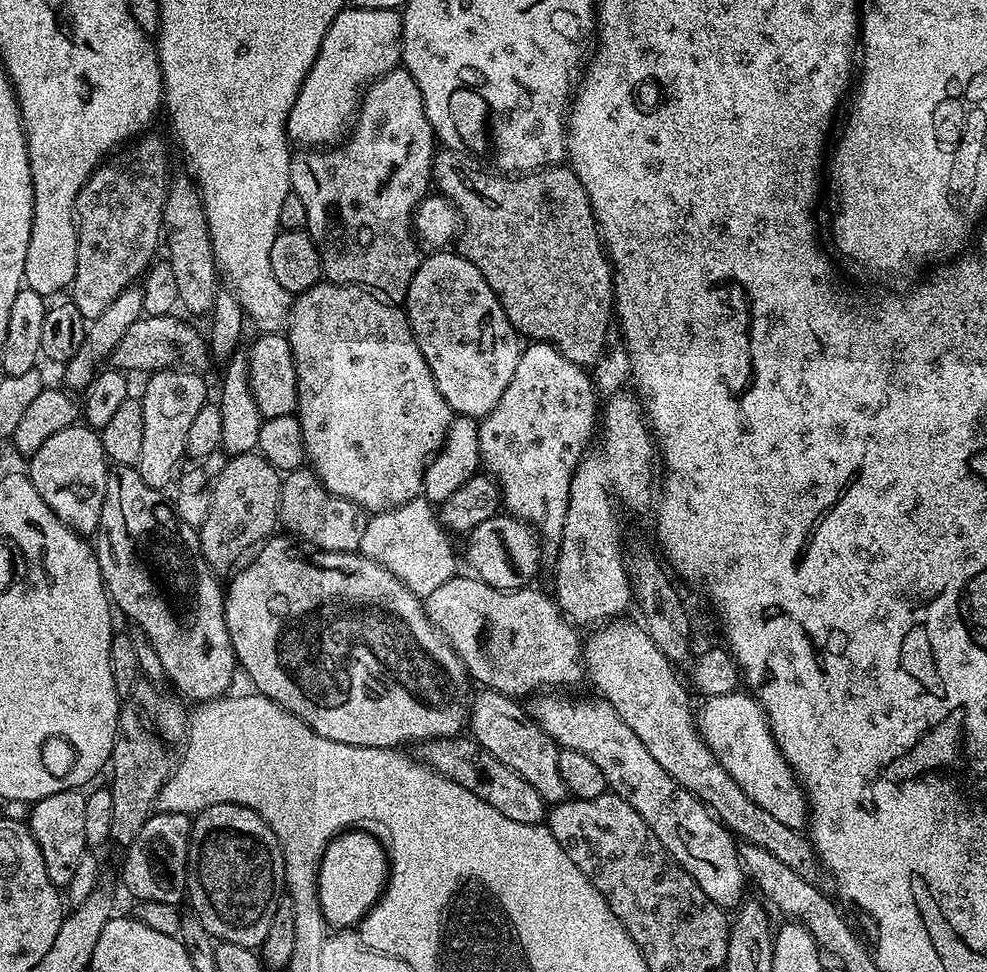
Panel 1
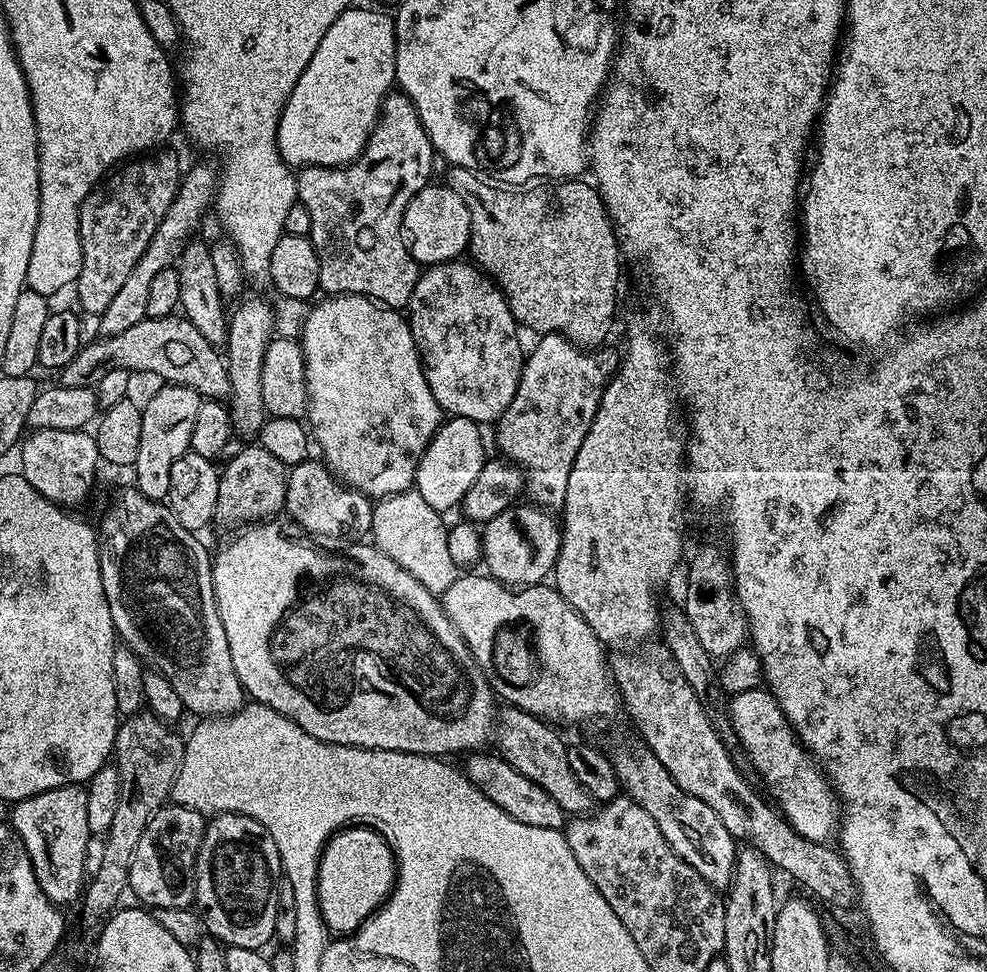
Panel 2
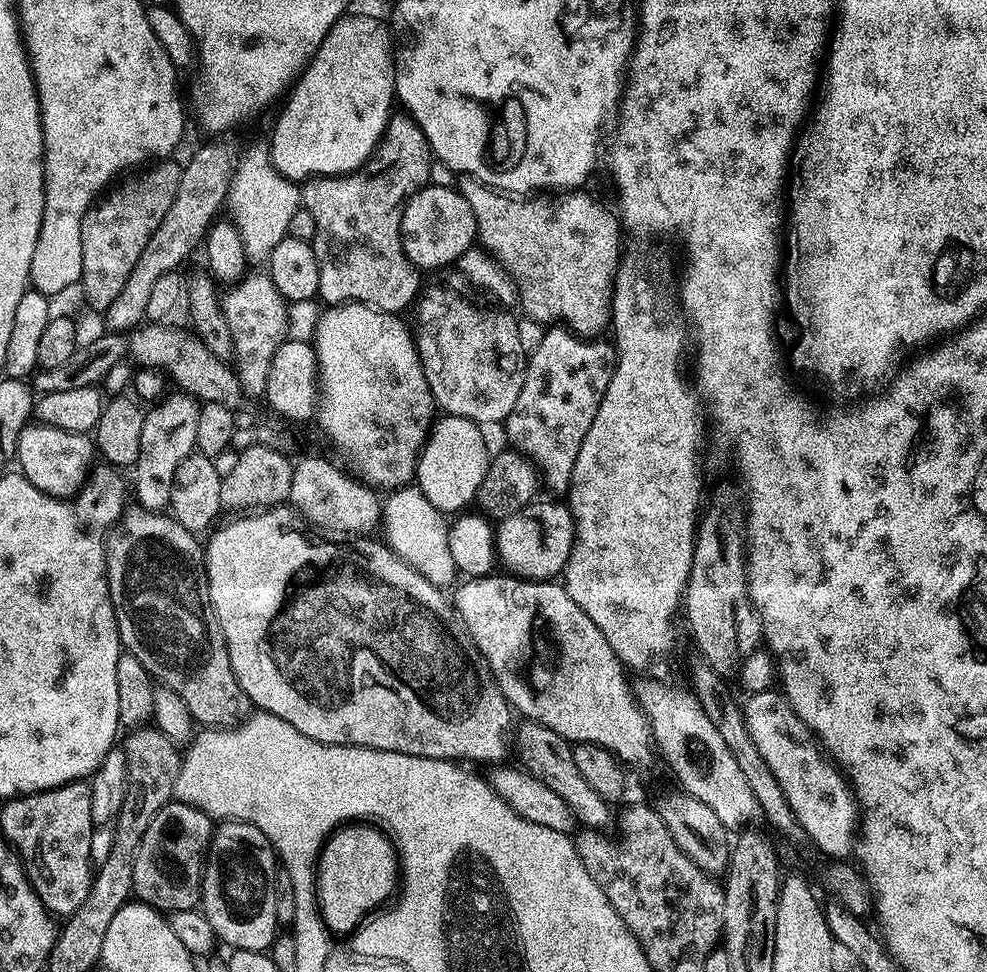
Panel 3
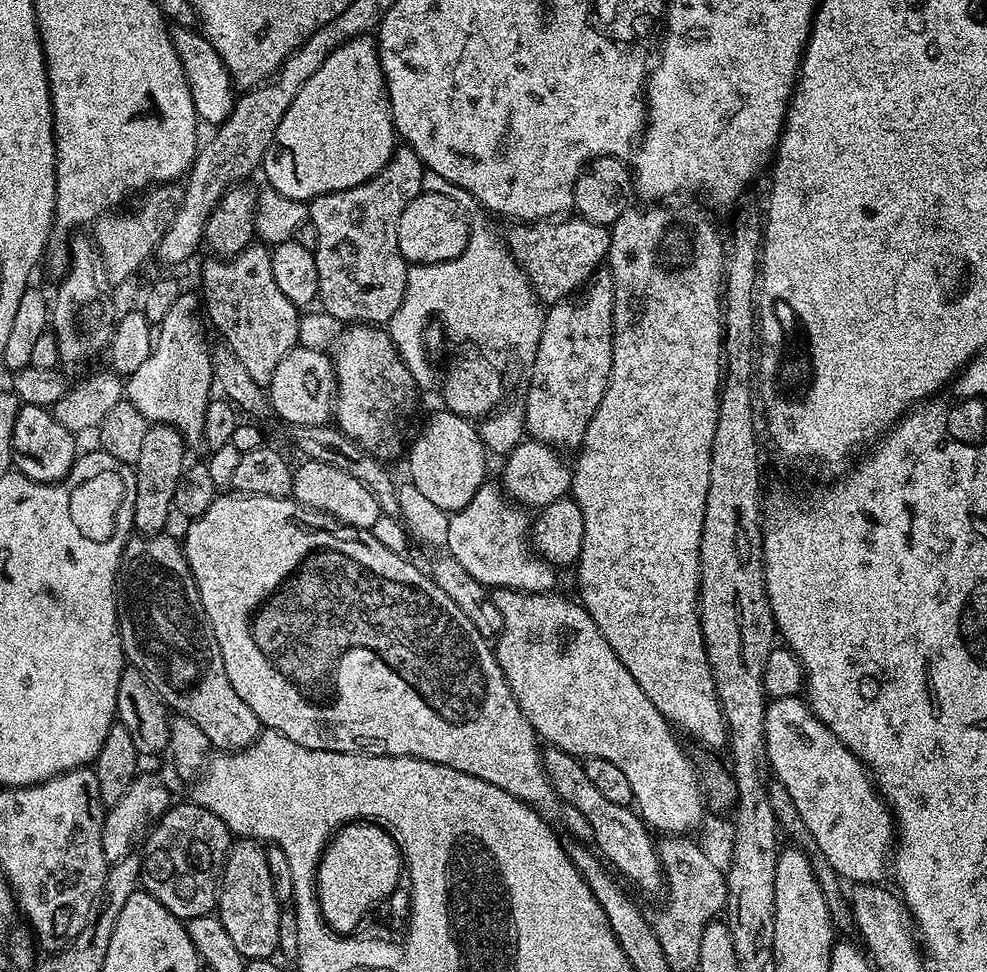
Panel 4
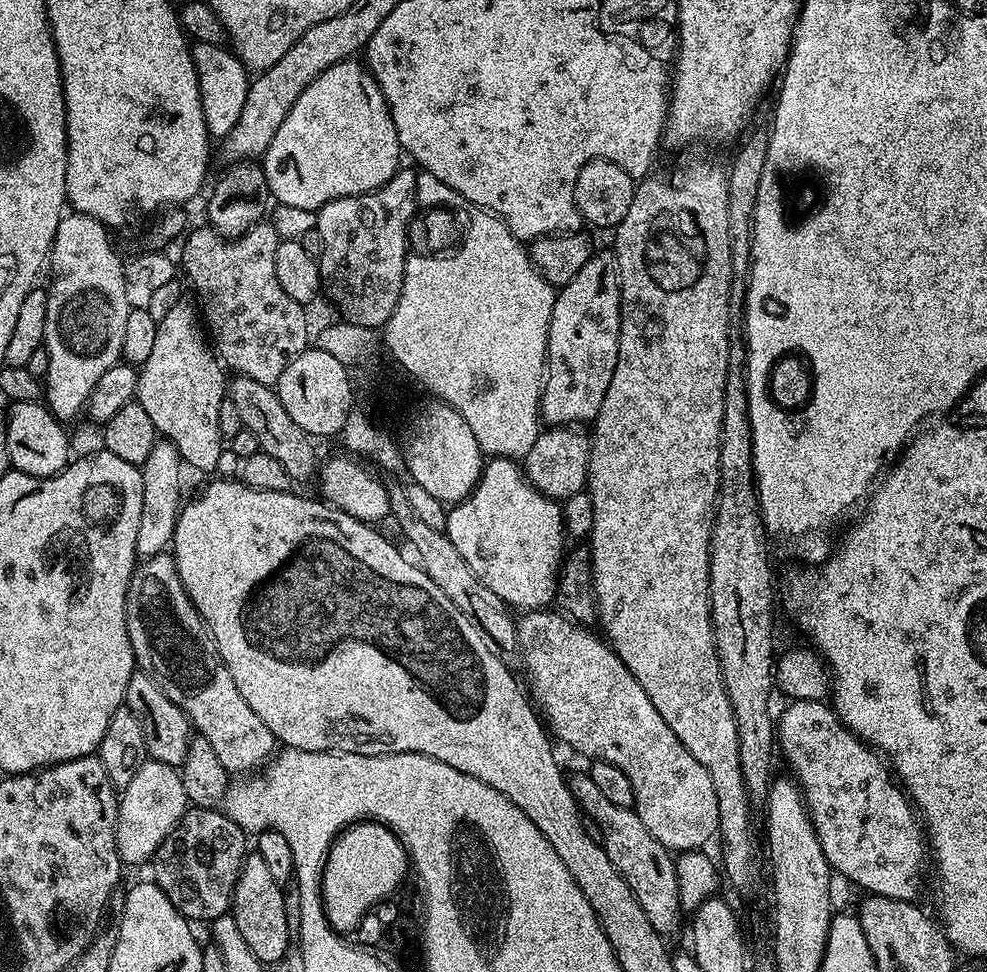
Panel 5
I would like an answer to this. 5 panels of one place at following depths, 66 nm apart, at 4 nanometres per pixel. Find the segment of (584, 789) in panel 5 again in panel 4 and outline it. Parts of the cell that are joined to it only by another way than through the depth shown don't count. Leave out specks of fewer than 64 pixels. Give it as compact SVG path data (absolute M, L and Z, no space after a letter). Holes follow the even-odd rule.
M548 746L543 749L542 759L544 773L548 775L548 781L552 783L557 797L563 803L574 806L574 810L580 811L590 821L590 826L594 829L595 847L599 855L621 877L626 876L629 885L630 883L637 884L644 892L656 892L659 888L661 891L665 883L664 868L660 864L660 850L657 841L655 839L652 841L653 833L639 815L629 806L618 806L618 802L607 800L591 784L583 763L569 752Z

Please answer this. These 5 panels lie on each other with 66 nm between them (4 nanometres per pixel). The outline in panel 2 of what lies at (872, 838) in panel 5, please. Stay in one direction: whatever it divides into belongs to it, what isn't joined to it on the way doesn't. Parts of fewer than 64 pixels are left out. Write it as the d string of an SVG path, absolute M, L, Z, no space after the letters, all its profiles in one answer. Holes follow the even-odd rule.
M767 687L746 690L727 701L726 711L732 725L735 743L744 747L750 763L756 767L762 783L776 799L775 807L789 826L810 842L828 844L837 835L842 809L838 797L823 771L801 744L792 726L785 718L778 702Z

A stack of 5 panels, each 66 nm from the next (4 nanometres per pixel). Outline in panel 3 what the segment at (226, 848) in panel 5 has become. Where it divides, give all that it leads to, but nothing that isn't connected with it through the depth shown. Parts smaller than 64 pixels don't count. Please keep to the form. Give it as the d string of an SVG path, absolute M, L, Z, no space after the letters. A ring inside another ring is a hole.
M179 802L162 805L150 826L146 826L134 858L135 899L165 914L195 909L200 904L206 857L213 837L214 821L201 808Z

